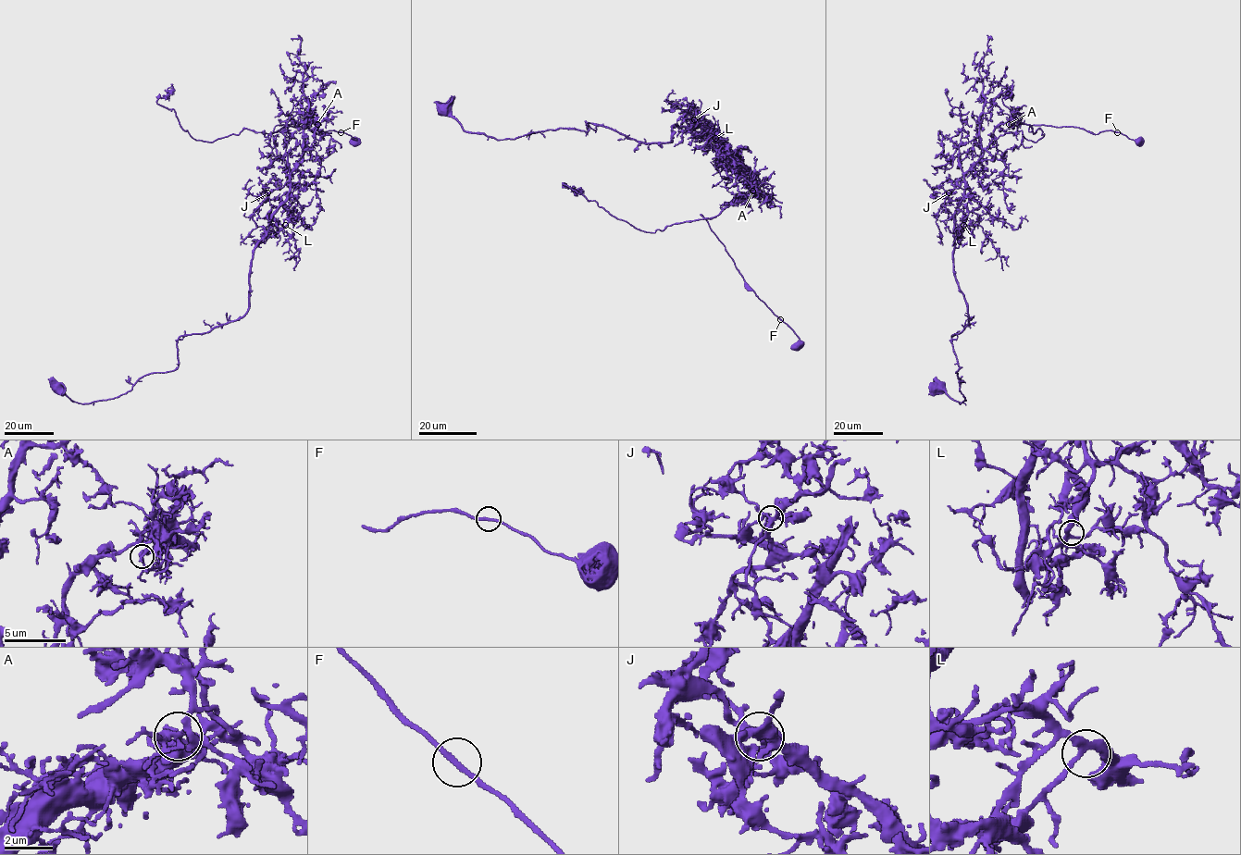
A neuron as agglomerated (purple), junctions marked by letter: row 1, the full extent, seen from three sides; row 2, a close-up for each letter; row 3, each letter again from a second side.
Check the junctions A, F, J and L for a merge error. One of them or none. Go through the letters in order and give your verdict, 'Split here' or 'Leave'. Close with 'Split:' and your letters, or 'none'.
A: Split here
F: Leave
J: Leave
L: Leave
Split: A

